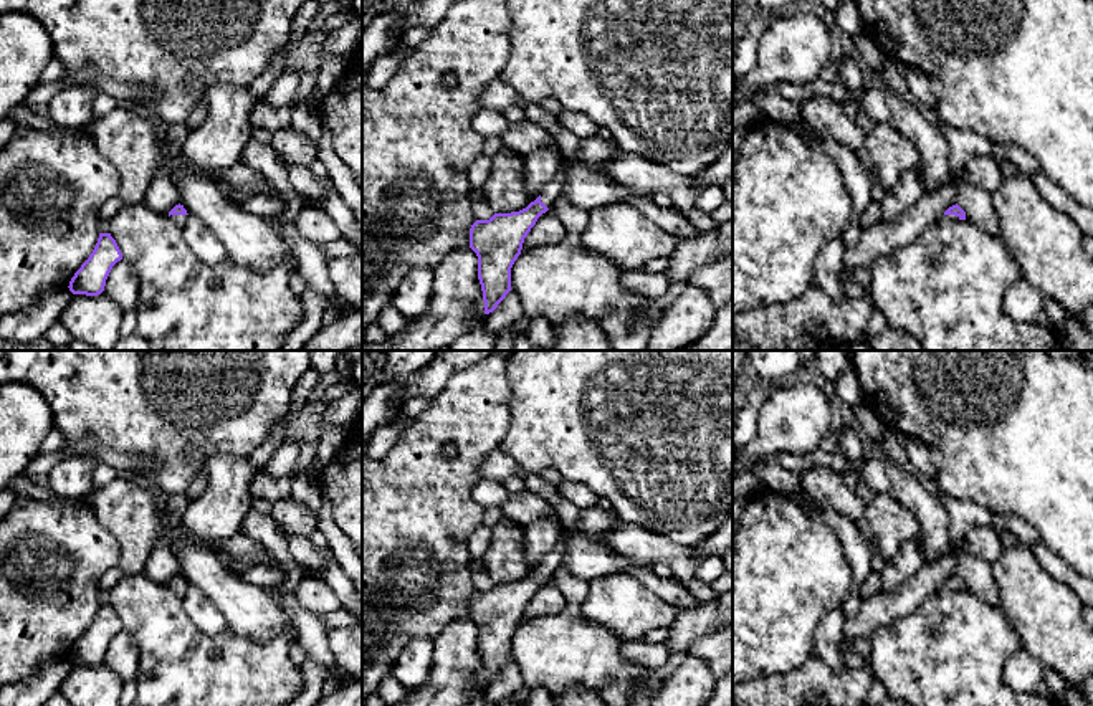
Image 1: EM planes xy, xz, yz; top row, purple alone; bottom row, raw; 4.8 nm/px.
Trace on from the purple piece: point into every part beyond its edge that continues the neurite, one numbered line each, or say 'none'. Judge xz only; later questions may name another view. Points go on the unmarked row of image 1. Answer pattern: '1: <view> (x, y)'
1: xz (549, 564)

